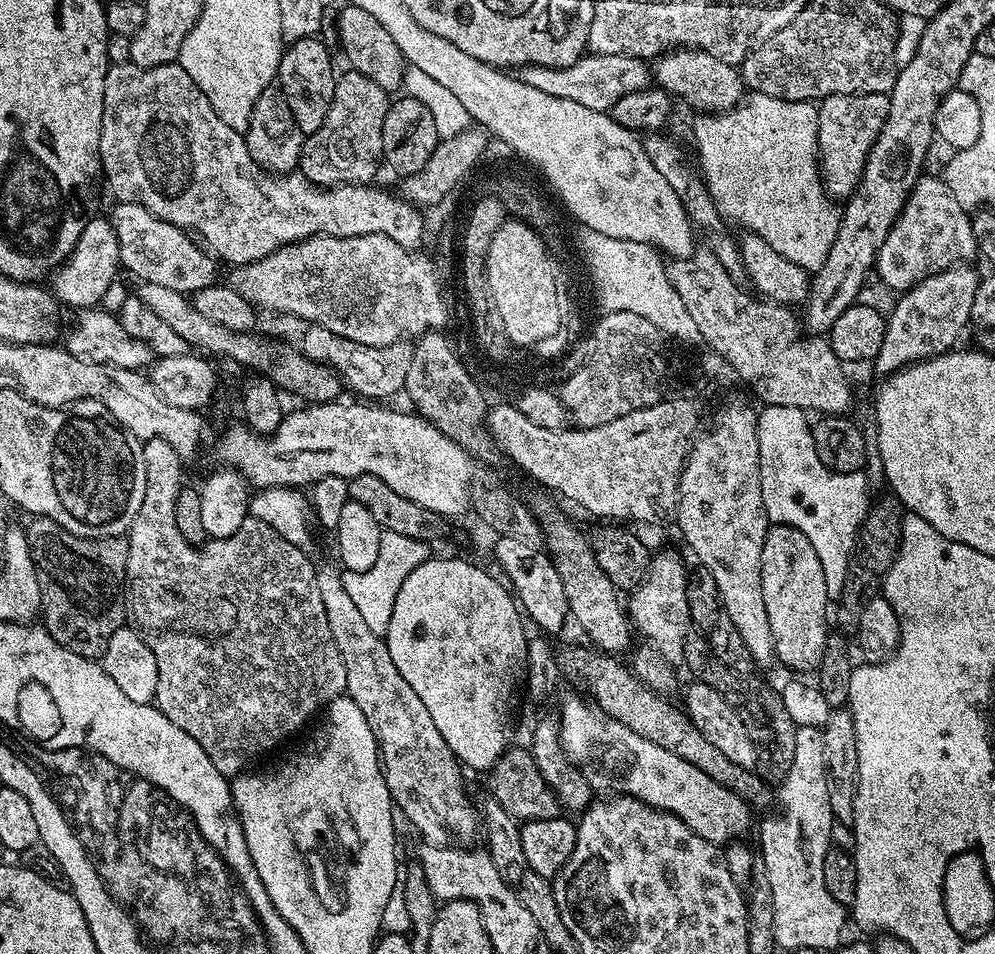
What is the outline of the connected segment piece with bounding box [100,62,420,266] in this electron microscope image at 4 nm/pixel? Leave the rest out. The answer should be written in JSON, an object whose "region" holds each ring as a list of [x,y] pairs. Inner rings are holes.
{"region":[[[179,62],[174,64],[163,64],[153,68],[143,68],[134,63],[111,65],[106,74],[106,90],[102,94],[102,130],[100,131],[100,170],[103,179],[106,181],[106,188],[113,192],[117,201],[136,201],[150,210],[160,219],[172,223],[178,228],[183,228],[188,234],[195,234],[199,243],[212,256],[223,259],[228,266],[239,266],[258,262],[266,258],[274,250],[278,250],[287,244],[293,244],[299,240],[305,240],[311,236],[361,236],[362,234],[386,234],[394,240],[404,241],[404,244],[416,243],[417,236],[420,236],[420,221],[416,213],[412,212],[408,205],[401,204],[399,200],[393,200],[388,190],[384,188],[374,188],[369,184],[339,184],[336,187],[317,187],[307,177],[301,174],[269,174],[260,167],[248,149],[247,139],[241,133],[235,132],[218,114],[214,114],[214,106],[198,90],[194,78],[182,70]]]}

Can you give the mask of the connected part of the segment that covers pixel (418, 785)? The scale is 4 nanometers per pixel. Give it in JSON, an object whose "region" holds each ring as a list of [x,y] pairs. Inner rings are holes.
{"region":[[[316,564],[318,592],[326,606],[330,634],[334,634],[342,662],[346,662],[346,694],[358,702],[376,738],[393,805],[427,841],[445,843],[452,835],[459,836],[462,839],[459,841],[470,842],[468,840],[479,833],[480,812],[466,792],[463,767],[439,733],[422,698],[418,698],[418,694],[410,690],[410,682],[398,674],[385,637],[374,634],[374,630],[366,626],[362,613],[354,607],[350,594],[346,594],[341,569],[333,564]]]}

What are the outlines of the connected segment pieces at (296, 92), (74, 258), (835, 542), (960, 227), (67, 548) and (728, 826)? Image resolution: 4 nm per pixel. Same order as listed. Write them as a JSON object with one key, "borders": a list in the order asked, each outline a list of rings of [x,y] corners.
{"borders":[[[[307,36],[285,47],[280,55],[276,80],[278,90],[286,98],[286,106],[290,106],[290,114],[294,114],[294,122],[298,122],[300,132],[309,134],[322,126],[331,99],[334,98],[337,77],[337,70],[332,69],[332,56],[320,38]]],[[[107,219],[99,220],[89,223],[74,246],[71,256],[55,269],[51,277],[52,295],[63,305],[69,304],[75,310],[97,307],[101,303],[100,299],[107,294],[108,287],[115,282],[116,275],[122,272],[119,240],[115,230]]],[[[777,404],[761,407],[756,417],[756,429],[762,478],[762,506],[768,519],[772,524],[794,526],[802,530],[806,538],[810,538],[810,546],[814,546],[818,562],[822,562],[822,575],[826,577],[829,597],[838,597],[842,594],[842,582],[846,582],[846,566],[850,566],[850,554],[854,550],[856,535],[868,514],[870,485],[867,475],[863,471],[832,472],[825,466],[822,458],[818,458],[818,450],[814,450],[812,424],[802,408]]],[[[921,175],[919,182],[912,188],[908,200],[904,203],[904,208],[900,211],[899,218],[894,222],[890,232],[886,234],[886,240],[882,242],[876,255],[875,275],[880,275],[881,282],[888,288],[910,289],[918,282],[930,278],[930,274],[938,274],[955,264],[971,261],[973,259],[971,256],[977,255],[969,209],[961,204],[958,198],[954,198],[954,194],[939,175],[928,175]]],[[[32,516],[29,521],[29,524],[26,524],[26,531],[38,574],[43,627],[47,628],[54,642],[58,642],[66,650],[85,656],[87,660],[99,661],[114,630],[123,628],[126,624],[128,541],[124,536],[107,536],[101,540],[75,536],[45,516]]],[[[580,696],[566,697],[564,705],[560,708],[560,716],[558,715],[560,745],[564,747],[568,759],[586,778],[589,787],[600,794],[607,793],[604,791],[609,788],[609,793],[632,796],[636,800],[641,800],[643,804],[650,805],[651,808],[674,814],[679,820],[686,822],[686,826],[690,826],[694,834],[706,838],[711,844],[717,846],[727,845],[743,837],[740,835],[751,826],[754,812],[737,792],[732,792],[726,786],[714,782],[714,778],[698,770],[698,766],[678,758],[678,754],[662,746],[654,746],[654,742],[642,738],[642,734],[634,734],[630,726],[622,726],[622,722],[610,718],[601,708],[593,704],[591,699]]]]}

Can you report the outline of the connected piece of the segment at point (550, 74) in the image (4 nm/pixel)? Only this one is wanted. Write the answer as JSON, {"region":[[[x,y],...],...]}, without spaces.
{"region":[[[585,54],[572,66],[560,68],[525,65],[519,69],[518,78],[535,89],[545,91],[546,94],[567,98],[570,102],[578,102],[590,110],[607,113],[611,113],[618,98],[626,98],[626,94],[646,90],[654,80],[647,59],[618,54]]]}

